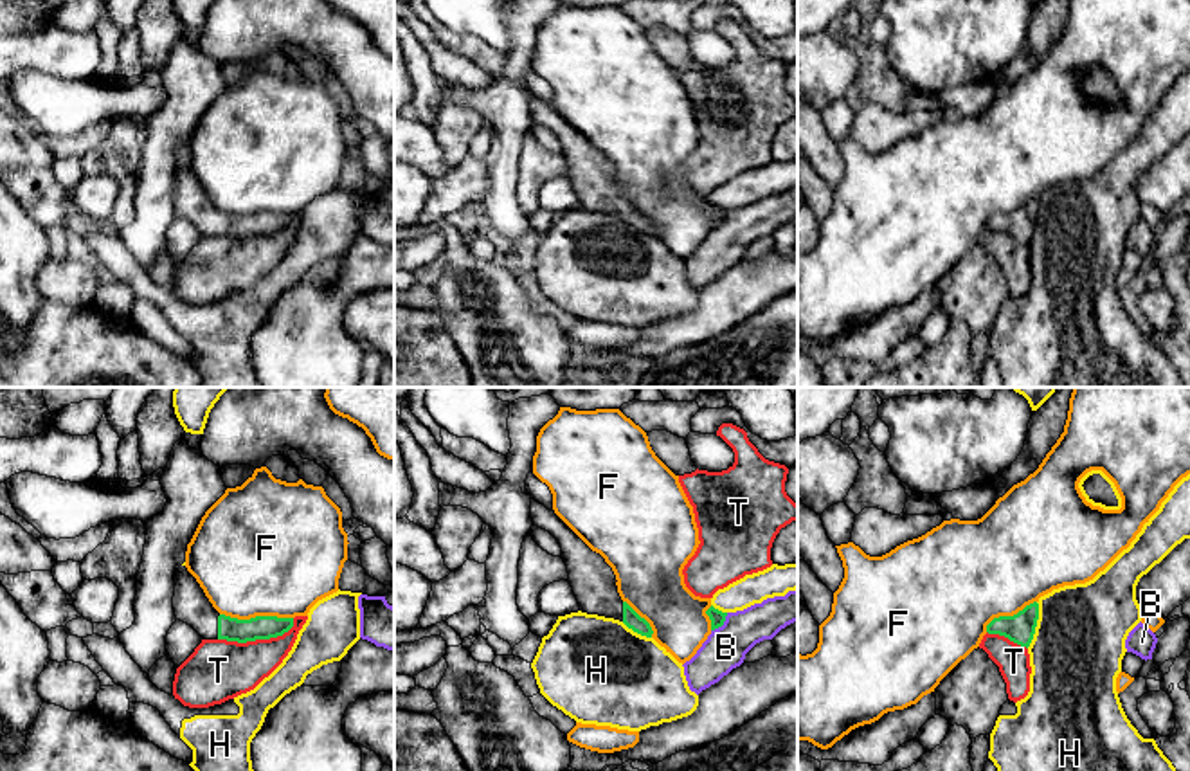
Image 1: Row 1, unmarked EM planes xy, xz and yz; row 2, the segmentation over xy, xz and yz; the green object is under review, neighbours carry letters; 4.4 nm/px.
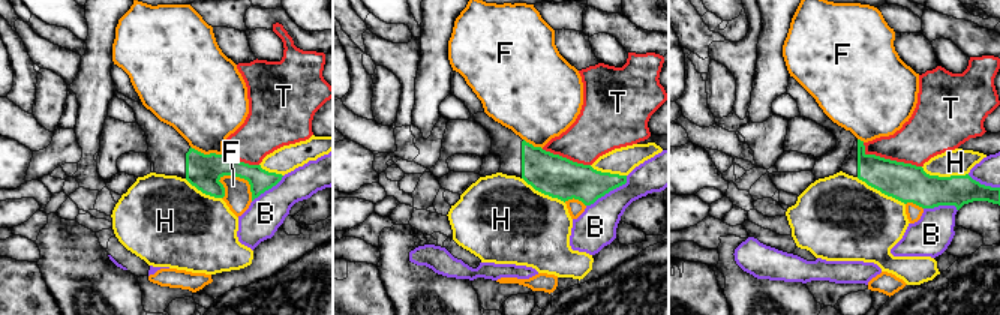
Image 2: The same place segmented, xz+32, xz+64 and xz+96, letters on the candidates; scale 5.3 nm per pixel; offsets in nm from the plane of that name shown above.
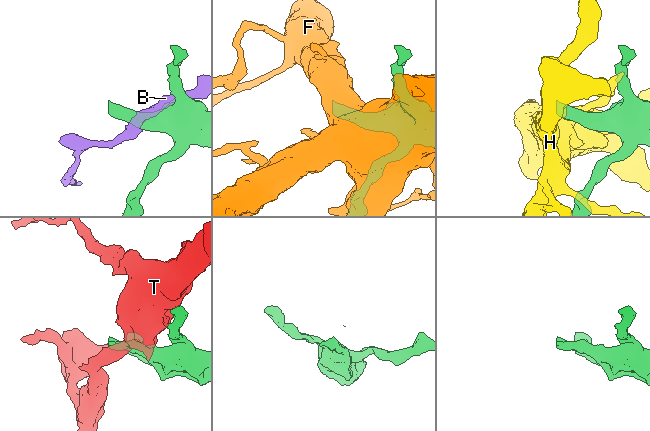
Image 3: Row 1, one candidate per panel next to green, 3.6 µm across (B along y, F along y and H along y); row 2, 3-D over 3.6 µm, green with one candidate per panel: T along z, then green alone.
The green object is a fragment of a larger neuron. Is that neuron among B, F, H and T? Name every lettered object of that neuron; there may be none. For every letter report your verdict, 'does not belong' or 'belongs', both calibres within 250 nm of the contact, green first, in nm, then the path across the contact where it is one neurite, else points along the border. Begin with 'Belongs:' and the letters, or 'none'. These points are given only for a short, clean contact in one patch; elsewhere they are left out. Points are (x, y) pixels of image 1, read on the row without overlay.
Belongs: none
B: does not belong | 70/190 nm
F: does not belong | 110/500 nm
H: does not belong | 130/420 nm
T: does not belong | 110/280 nm

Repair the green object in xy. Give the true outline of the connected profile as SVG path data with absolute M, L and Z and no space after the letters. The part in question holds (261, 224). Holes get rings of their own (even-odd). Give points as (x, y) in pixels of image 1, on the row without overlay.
M180 162L175 171L173 205L176 216L191 222L203 236L247 240L283 232L293 223L293 214L238 216L220 211L185 162Z

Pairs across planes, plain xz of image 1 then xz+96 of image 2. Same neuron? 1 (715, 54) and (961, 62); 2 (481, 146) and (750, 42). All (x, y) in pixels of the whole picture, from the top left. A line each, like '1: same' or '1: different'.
1: same
2: same

